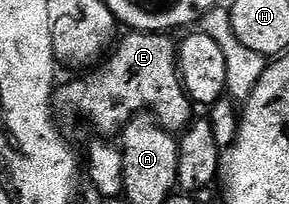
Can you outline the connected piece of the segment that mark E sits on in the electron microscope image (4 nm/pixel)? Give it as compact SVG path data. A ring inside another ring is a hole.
M129 31L124 35L126 37L122 36L116 42L112 52L96 68L85 73L86 77L69 81L54 92L54 106L58 110L78 113L83 120L90 121L101 135L120 134L131 118L146 111L156 117L168 133L180 134L194 120L195 106L177 70L178 42L164 33Z

